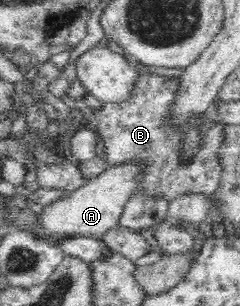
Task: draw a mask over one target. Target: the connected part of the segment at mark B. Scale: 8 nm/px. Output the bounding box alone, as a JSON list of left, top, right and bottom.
[61,74,223,201]

